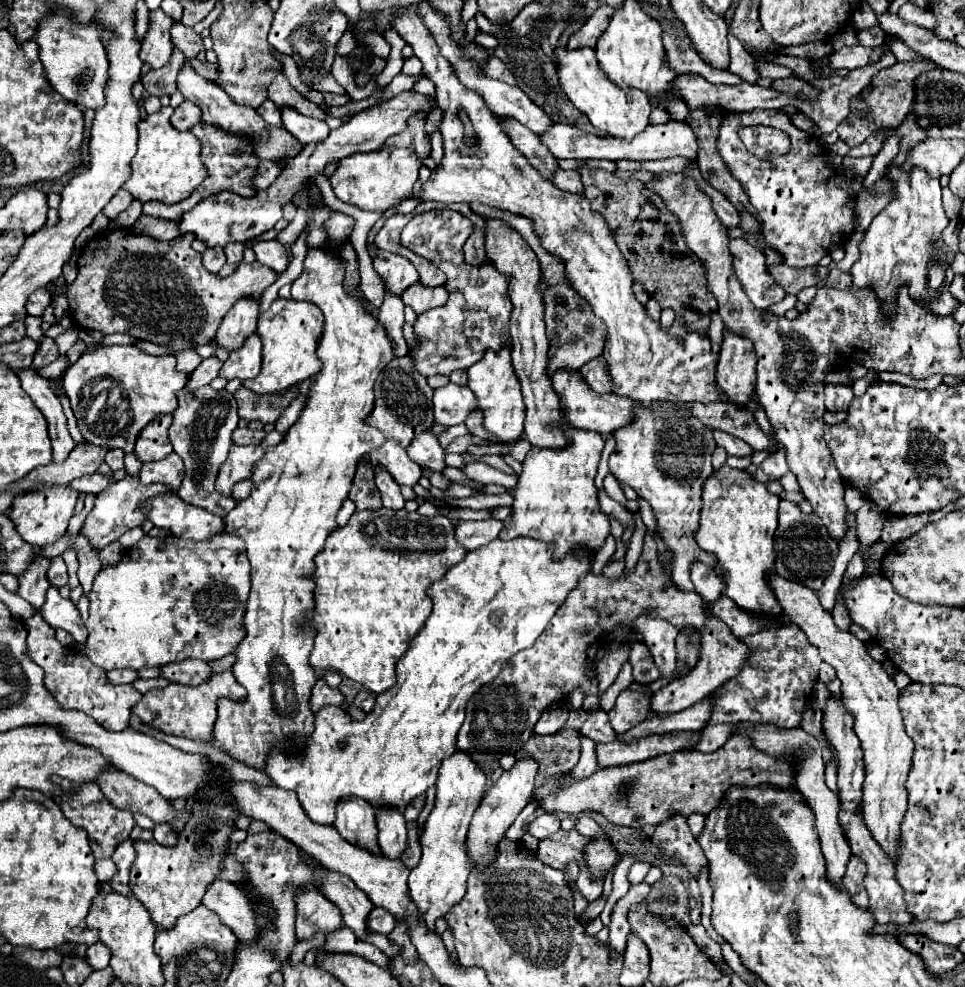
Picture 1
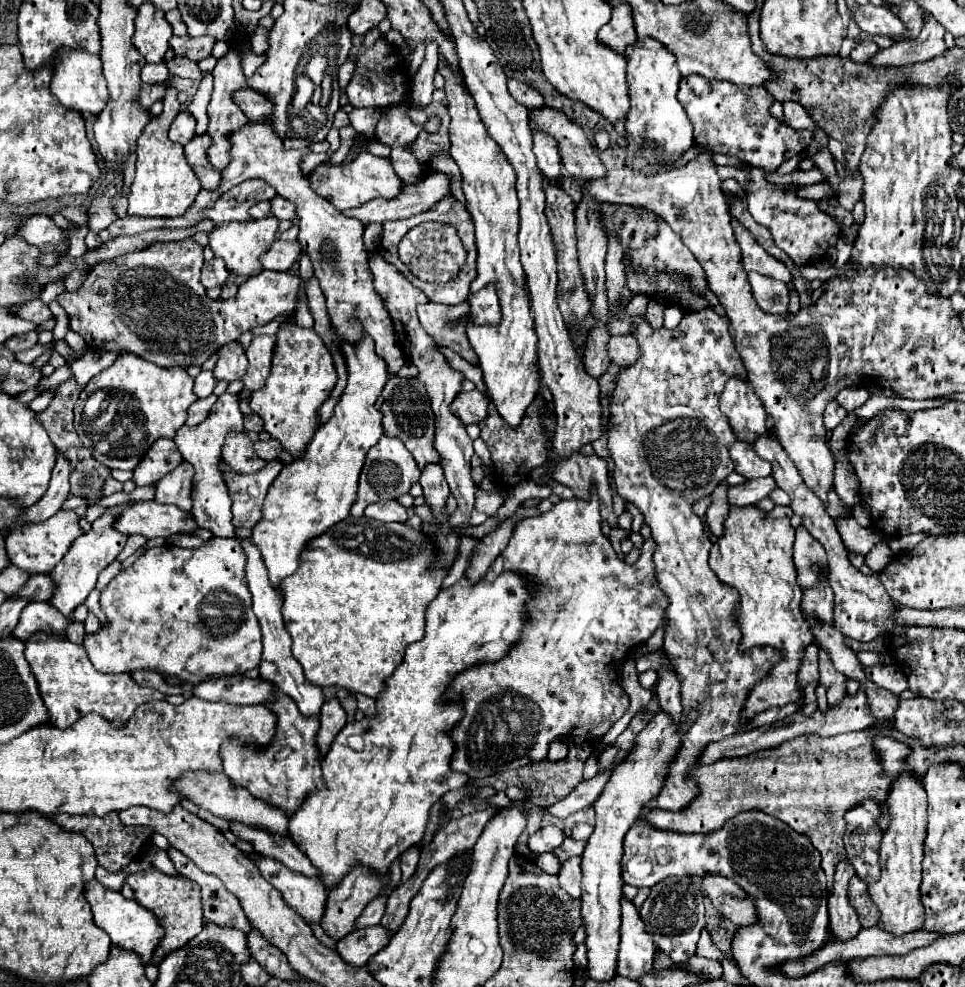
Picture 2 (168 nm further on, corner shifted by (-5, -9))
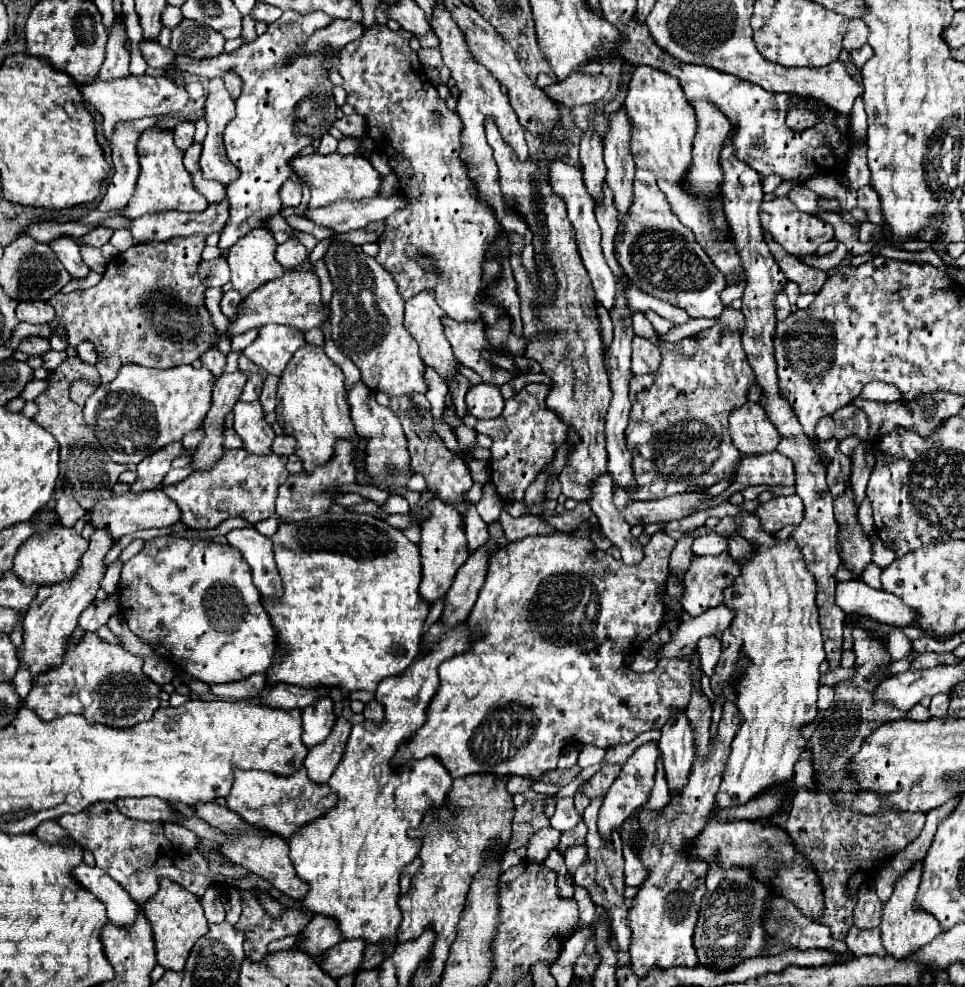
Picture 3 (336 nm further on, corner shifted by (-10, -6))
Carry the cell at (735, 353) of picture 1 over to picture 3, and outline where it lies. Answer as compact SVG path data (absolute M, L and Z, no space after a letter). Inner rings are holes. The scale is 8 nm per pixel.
M744 404L730 412L730 436L742 454L764 454L776 450L778 430L768 422L760 404Z

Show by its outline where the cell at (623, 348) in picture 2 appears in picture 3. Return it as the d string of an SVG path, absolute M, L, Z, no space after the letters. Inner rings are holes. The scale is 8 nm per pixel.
M634 336L632 350L634 350L634 374L650 374L658 370L662 358L656 344L642 336Z

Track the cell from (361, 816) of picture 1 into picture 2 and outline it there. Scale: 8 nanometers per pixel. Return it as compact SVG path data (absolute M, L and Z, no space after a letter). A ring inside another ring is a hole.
M351 873L345 877L345 885L341 885L341 889L327 895L321 927L331 939L343 939L353 931L355 919L375 897L377 877L373 877L373 873Z

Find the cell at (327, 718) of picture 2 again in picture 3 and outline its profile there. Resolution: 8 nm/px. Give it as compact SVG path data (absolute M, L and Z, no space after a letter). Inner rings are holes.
M338 716L336 726L330 732L330 738L326 738L326 742L310 748L306 762L304 762L310 780L328 782L328 778L332 776L336 764L340 762L340 758L344 754L344 746L346 746L350 728L352 728L352 724L346 718Z

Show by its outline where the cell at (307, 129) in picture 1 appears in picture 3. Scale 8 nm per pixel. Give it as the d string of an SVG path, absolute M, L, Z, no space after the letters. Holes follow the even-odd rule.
M324 134L316 152L318 154L332 154L332 152L336 152L336 146L338 146L338 140L334 136L330 136L330 134Z

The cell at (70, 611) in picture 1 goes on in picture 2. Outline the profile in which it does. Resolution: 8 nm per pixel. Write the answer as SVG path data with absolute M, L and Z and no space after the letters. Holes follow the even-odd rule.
M43 601L43 603L29 603L21 611L19 623L11 631L11 635L15 639L21 639L21 641L25 641L31 633L37 633L37 631L65 635L65 629L69 627L69 623L71 621L65 621L57 613L57 609L49 609L49 603L47 601Z

